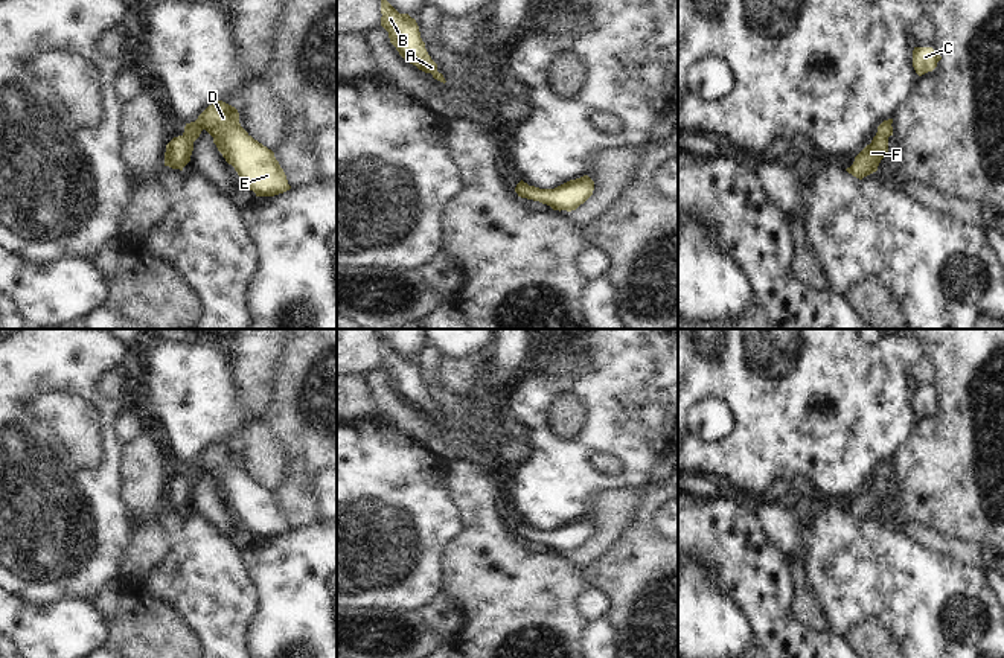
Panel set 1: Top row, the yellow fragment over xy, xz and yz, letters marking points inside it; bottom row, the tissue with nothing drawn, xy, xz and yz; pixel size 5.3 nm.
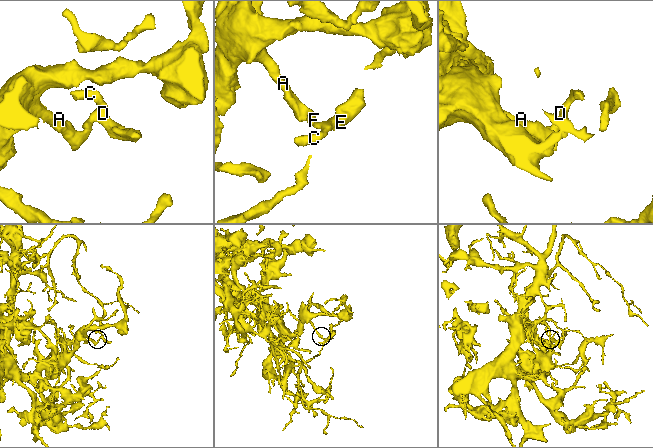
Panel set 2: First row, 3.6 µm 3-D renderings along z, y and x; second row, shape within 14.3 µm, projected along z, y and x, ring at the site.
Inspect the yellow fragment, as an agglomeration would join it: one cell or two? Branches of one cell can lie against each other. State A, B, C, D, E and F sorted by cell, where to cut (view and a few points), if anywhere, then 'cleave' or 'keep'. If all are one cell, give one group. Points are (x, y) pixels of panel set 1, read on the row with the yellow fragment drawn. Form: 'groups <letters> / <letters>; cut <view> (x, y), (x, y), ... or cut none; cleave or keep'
groups A B C D E F; cut none; keep

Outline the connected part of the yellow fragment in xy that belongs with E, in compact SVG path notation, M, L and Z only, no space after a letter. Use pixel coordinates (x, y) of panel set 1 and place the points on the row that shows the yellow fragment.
M222 101L209 105L195 122L186 123L181 136L166 145L165 166L183 171L203 129L213 137L218 151L235 168L241 183L256 196L274 196L291 189L274 152L254 140L241 126L238 110Z

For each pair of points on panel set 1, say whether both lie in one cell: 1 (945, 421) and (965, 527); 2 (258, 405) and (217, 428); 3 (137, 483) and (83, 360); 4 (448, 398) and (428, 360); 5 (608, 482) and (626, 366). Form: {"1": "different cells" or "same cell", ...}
{"1": "same cell", "2": "different cells", "3": "different cells", "4": "same cell", "5": "same cell"}

